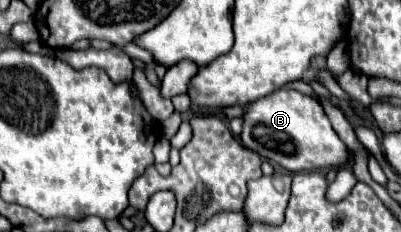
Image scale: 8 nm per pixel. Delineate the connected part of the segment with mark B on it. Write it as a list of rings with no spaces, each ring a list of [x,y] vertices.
[[[280,88],[260,102],[246,104],[240,140],[246,148],[258,152],[262,158],[272,160],[290,172],[342,166],[348,160],[348,148],[332,130],[322,104],[290,88]]]

